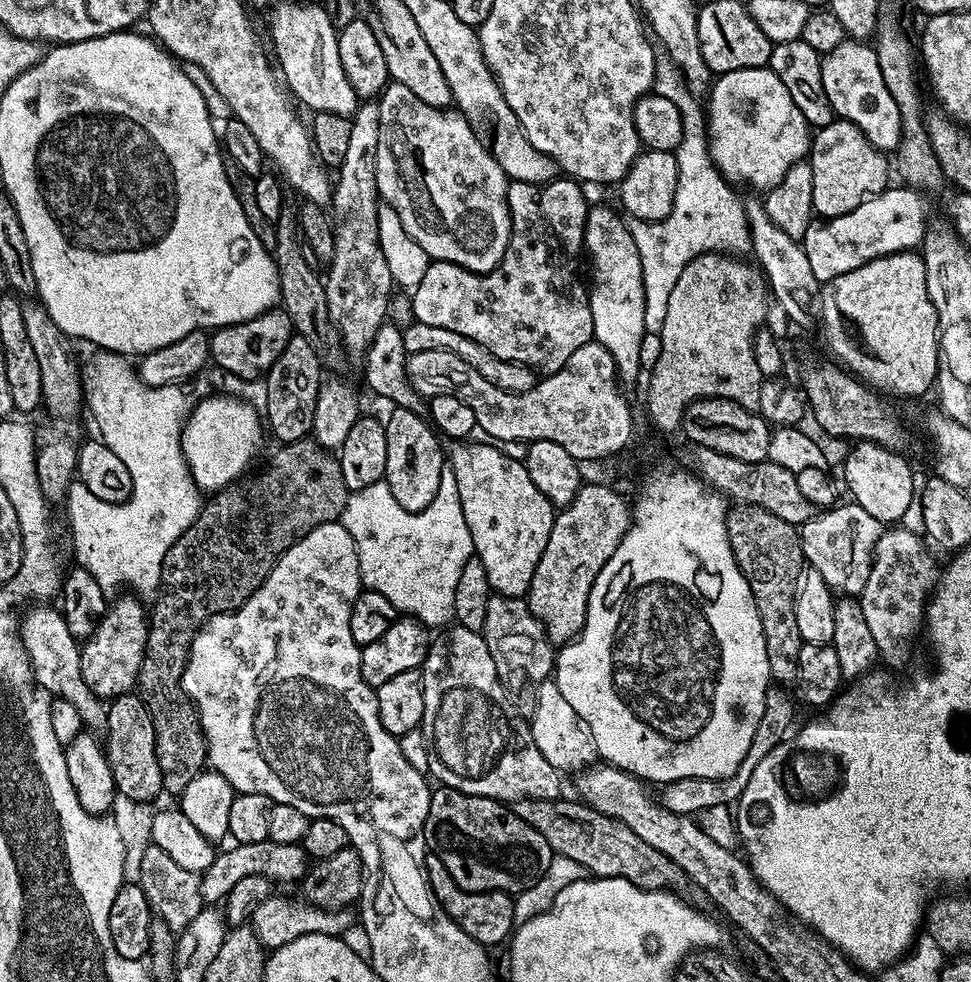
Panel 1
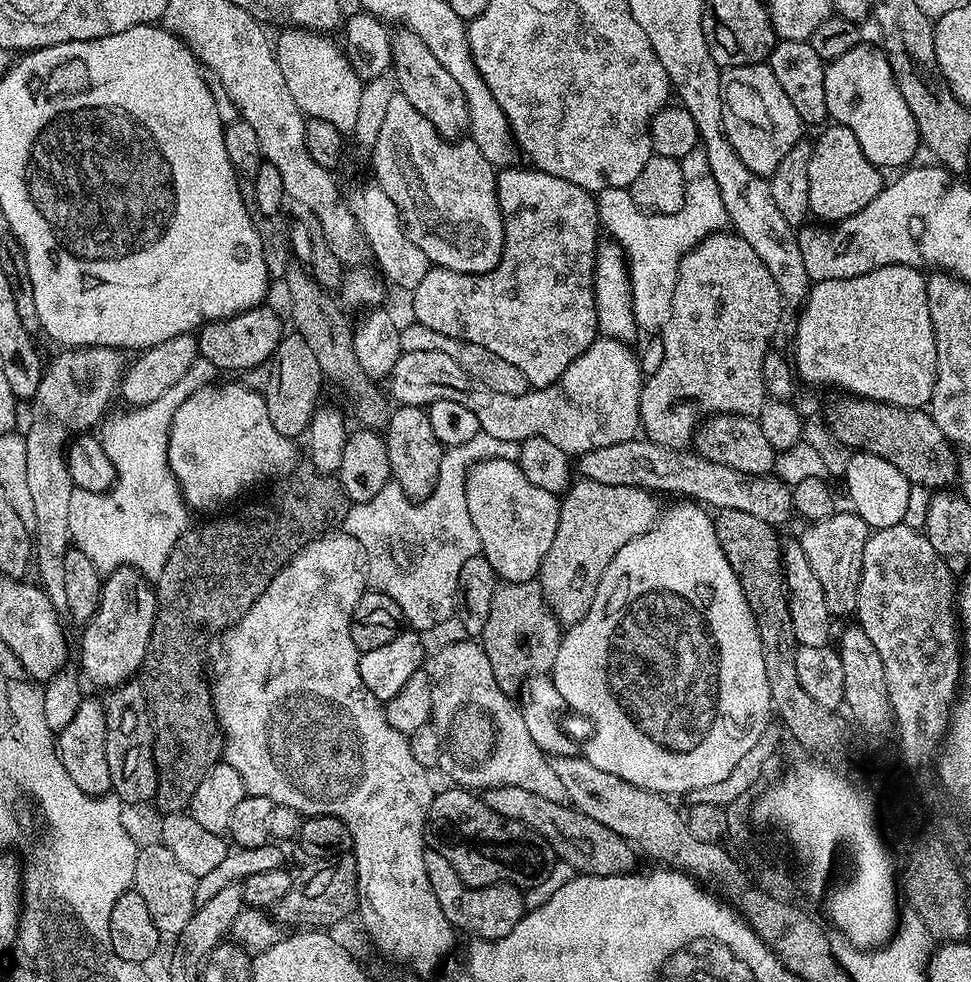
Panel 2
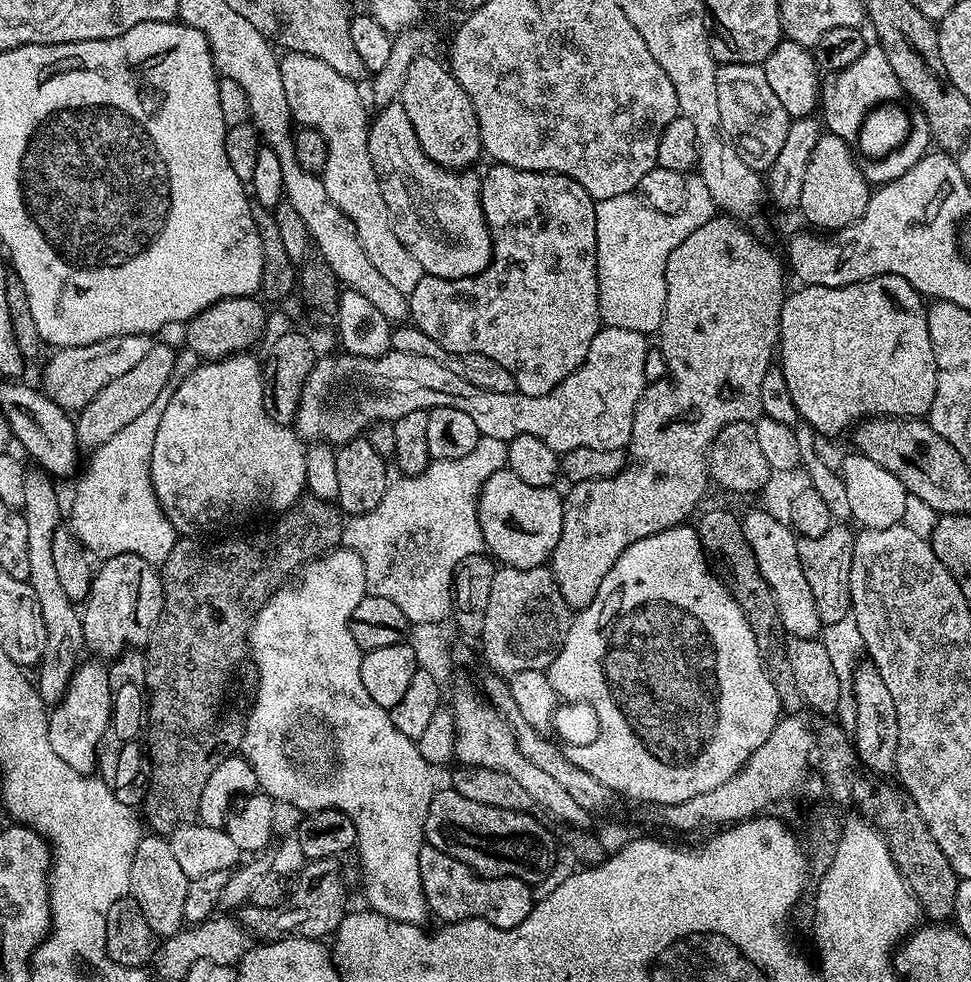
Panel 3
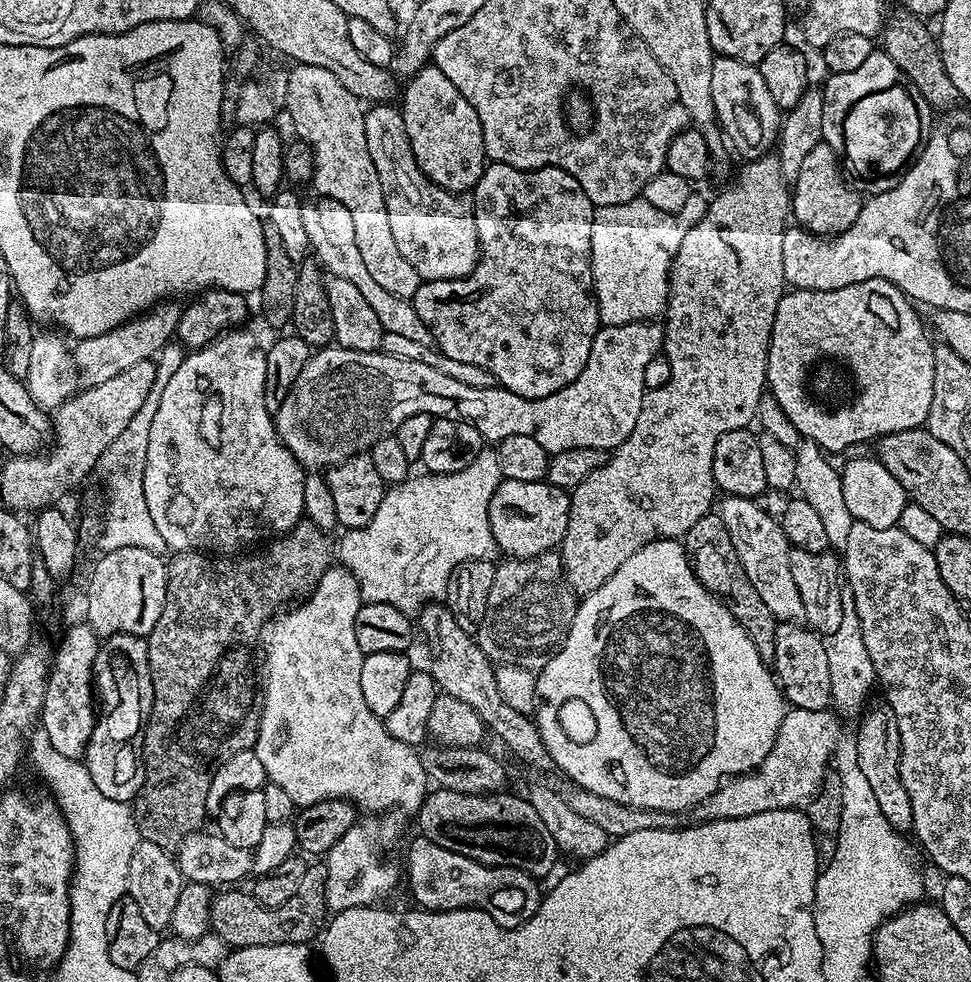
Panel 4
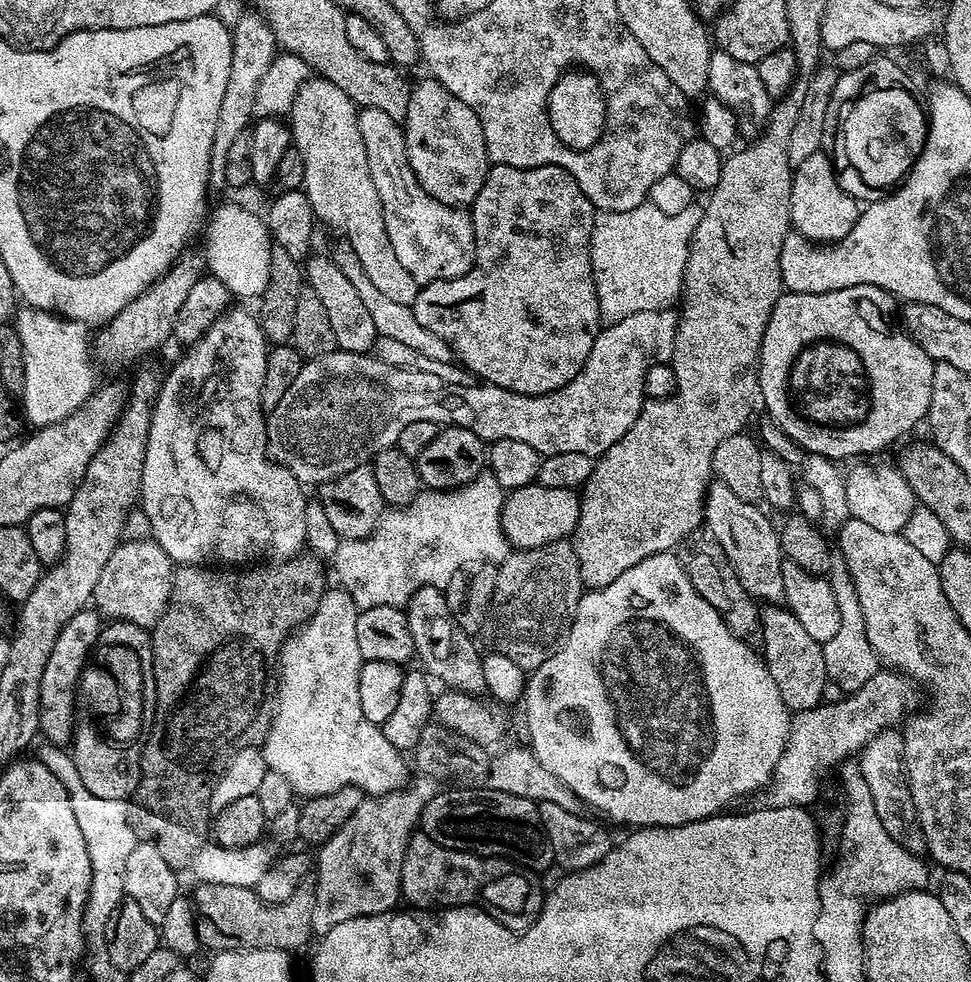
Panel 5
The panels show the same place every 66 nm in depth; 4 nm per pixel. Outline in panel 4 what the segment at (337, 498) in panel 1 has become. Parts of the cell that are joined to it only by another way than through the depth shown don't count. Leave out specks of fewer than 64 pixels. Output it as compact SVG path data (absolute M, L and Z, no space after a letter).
M301 522L295 524L283 536L273 539L271 541L273 544L269 546L268 552L249 551L247 554L220 554L215 558L203 552L177 552L171 557L173 560L169 559L167 561L166 606L162 606L162 618L158 618L154 630L146 638L148 642L148 665L150 666L150 687L152 687L152 709L147 709L146 725L142 734L142 744L144 740L144 765L142 764L144 785L134 801L136 829L140 831L141 840L149 840L169 850L179 849L180 844L188 835L192 832L199 832L205 827L204 820L206 821L208 816L206 796L209 794L213 774L235 754L249 751L255 747L261 710L264 709L262 680L258 665L260 650L259 646L257 648L258 640L260 638L261 641L266 625L285 605L297 598L304 598L315 592L316 581L322 578L322 574L326 574L328 568L333 567L334 544L333 541L331 544L328 540L331 540L329 533L323 532L321 528L315 528L313 524Z

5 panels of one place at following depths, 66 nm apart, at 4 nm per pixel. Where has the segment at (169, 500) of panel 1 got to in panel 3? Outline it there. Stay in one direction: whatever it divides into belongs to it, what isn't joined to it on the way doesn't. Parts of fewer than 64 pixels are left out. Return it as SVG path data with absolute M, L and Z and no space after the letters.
M159 407L146 410L146 414L134 418L130 426L118 430L114 438L91 453L92 468L77 482L72 496L70 527L93 557L107 558L129 552L163 566L170 550L174 550L178 533L158 502L150 474L159 422Z

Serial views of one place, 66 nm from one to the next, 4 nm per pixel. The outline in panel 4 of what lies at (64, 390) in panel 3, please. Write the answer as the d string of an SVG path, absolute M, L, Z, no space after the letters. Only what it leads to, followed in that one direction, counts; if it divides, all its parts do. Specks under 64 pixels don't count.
M161 302L155 308L119 324L114 330L106 334L98 334L94 338L79 341L71 349L72 366L81 385L87 386L106 382L114 378L114 374L122 374L122 370L130 370L137 362L151 360L171 341L176 335L178 318L182 311L181 305L176 302Z

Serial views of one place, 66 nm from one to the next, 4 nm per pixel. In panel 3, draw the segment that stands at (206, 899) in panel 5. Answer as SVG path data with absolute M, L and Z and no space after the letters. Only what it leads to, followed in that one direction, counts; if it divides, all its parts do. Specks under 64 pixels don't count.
M335 859L314 860L305 863L304 873L294 880L290 895L276 908L252 908L244 906L239 909L240 924L260 938L284 936L305 936L311 940L331 937L342 918L346 915L344 908L344 880L340 877L340 868Z

